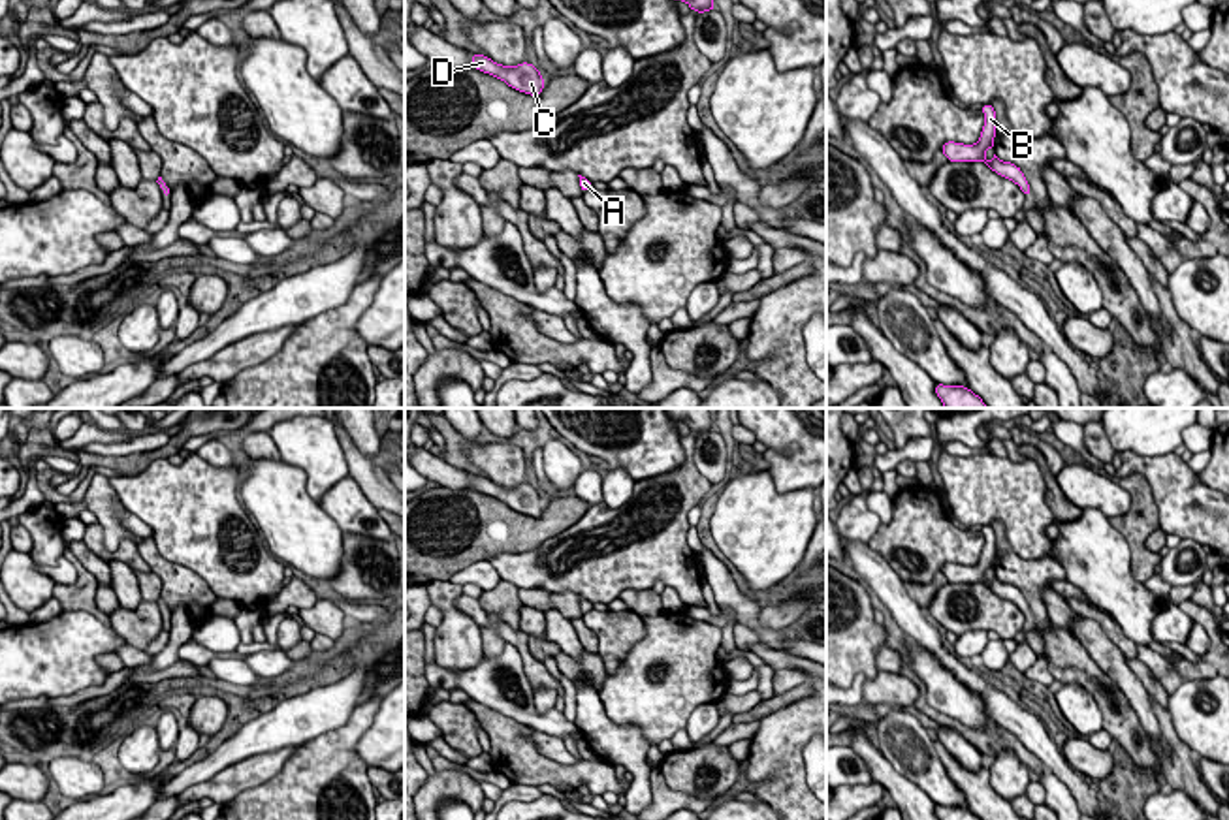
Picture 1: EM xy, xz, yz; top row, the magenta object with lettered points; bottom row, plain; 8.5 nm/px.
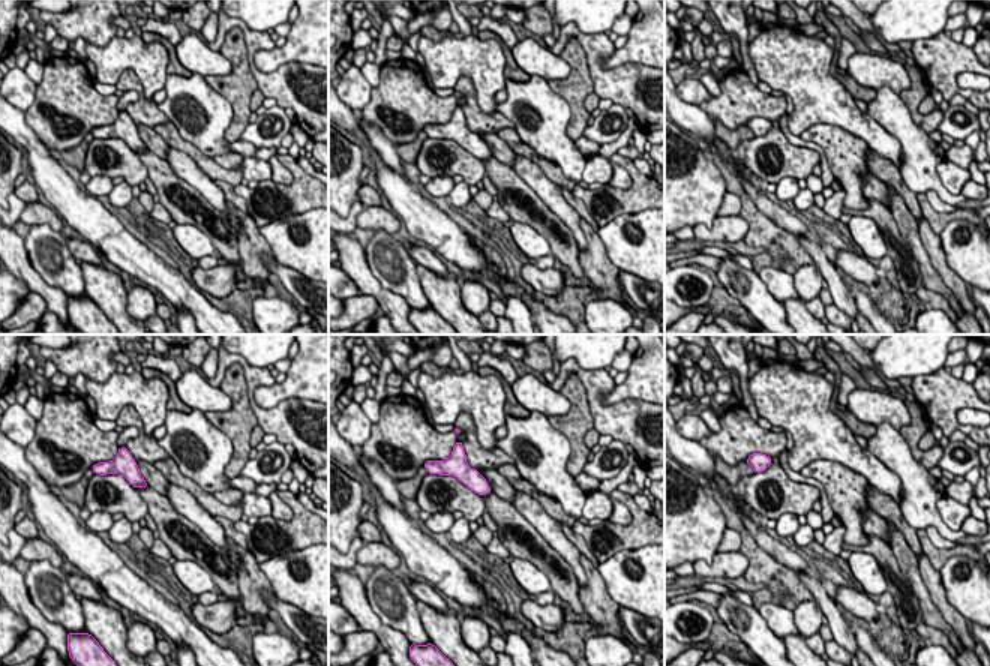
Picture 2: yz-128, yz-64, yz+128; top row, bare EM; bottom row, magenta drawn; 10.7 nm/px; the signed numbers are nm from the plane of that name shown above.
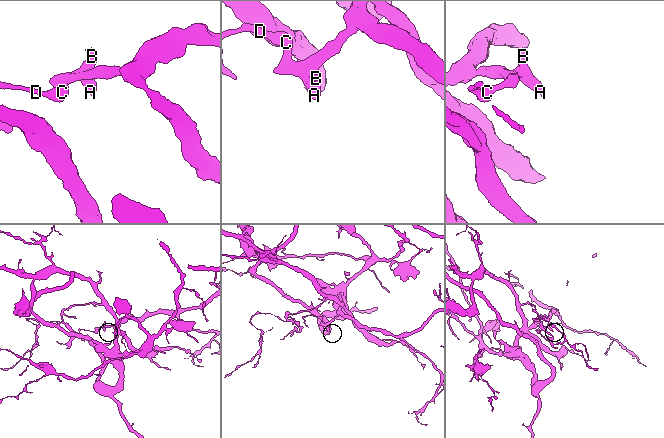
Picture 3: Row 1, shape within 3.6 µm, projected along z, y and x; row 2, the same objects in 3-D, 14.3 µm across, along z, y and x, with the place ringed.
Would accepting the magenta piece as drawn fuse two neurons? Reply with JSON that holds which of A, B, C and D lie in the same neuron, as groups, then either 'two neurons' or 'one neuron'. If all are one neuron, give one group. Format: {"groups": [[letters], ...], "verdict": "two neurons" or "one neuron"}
{"groups": [["A", "B", "C", "D"]], "verdict": "one neuron"}

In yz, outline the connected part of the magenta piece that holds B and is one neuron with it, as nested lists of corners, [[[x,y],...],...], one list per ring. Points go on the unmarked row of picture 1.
[[[984,525],[982,534],[984,534],[984,547],[982,547],[979,562],[975,566],[947,562],[941,568],[943,576],[947,577],[949,583],[982,583],[992,592],[996,592],[998,596],[1001,596],[1001,598],[1013,602],[1014,606],[1018,606],[1020,611],[1026,617],[1029,617],[1031,611],[1029,611],[1028,600],[1024,598],[1024,594],[1020,592],[1018,587],[1014,587],[1011,583],[1001,583],[996,576],[990,583],[986,581],[984,572],[986,570],[996,570],[994,568],[996,532],[992,528],[992,525]]]

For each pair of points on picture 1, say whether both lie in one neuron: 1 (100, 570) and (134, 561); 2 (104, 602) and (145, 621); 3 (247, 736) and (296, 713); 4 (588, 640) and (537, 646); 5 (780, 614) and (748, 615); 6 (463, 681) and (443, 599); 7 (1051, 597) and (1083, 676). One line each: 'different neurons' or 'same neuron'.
1: same neuron
2: same neuron
3: same neuron
4: same neuron
5: different neurons
6: different neurons
7: same neuron

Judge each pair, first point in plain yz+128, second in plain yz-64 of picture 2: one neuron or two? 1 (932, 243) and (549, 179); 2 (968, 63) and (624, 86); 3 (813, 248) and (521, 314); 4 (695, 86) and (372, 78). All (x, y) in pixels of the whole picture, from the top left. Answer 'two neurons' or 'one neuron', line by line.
1: one neuron
2: one neuron
3: one neuron
4: two neurons

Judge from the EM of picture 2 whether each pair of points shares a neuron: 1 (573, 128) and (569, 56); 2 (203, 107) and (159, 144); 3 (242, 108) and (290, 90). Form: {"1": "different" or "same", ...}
{"1": "same", "2": "different", "3": "different"}

